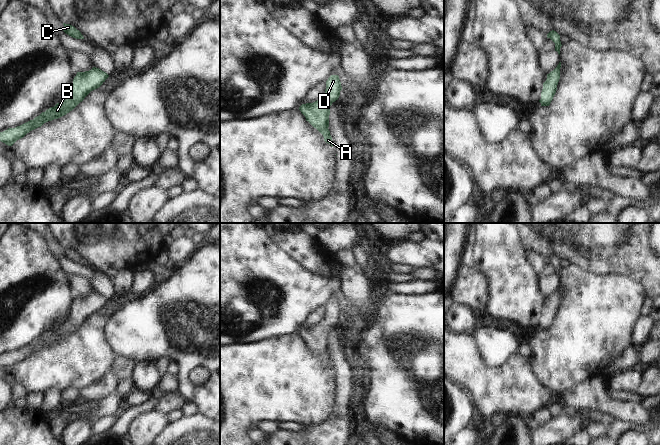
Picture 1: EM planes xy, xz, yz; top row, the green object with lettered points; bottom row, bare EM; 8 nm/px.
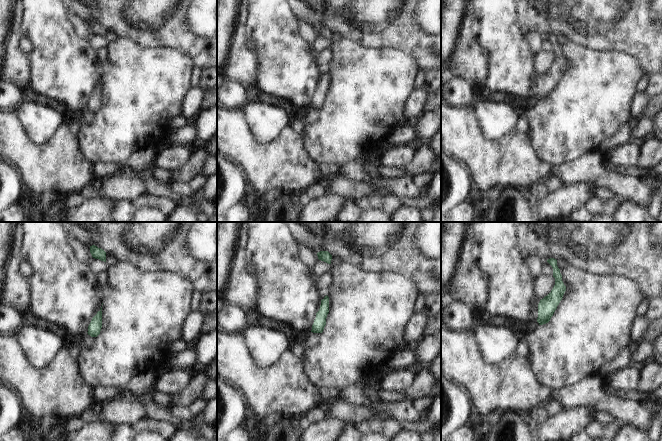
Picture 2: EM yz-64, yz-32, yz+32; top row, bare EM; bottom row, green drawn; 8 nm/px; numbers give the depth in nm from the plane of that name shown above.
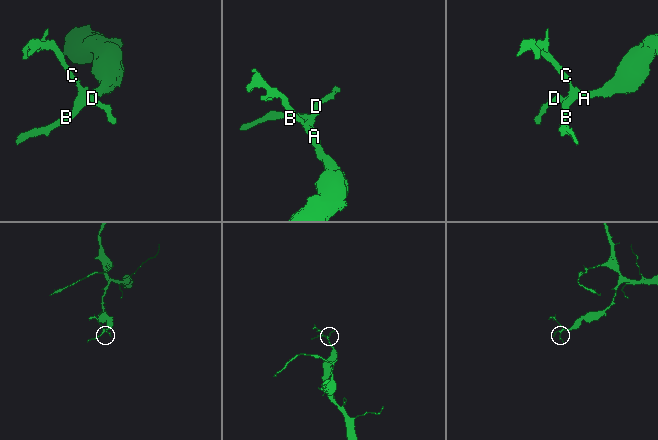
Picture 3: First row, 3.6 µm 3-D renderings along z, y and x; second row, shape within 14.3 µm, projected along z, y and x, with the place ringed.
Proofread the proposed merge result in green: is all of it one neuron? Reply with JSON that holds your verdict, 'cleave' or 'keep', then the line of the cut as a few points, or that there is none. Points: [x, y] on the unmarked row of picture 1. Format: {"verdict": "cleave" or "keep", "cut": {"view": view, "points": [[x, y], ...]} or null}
{"verdict": "keep", "cut": null}

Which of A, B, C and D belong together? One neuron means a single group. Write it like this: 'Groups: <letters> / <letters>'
Groups: A B C D

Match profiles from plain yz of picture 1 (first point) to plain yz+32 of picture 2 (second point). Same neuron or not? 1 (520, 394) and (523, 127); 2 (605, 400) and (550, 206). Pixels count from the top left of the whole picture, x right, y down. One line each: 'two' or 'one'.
1: two
2: two

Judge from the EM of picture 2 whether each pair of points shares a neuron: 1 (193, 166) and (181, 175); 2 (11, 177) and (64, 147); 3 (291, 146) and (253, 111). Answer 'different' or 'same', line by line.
1: same
2: different
3: different

